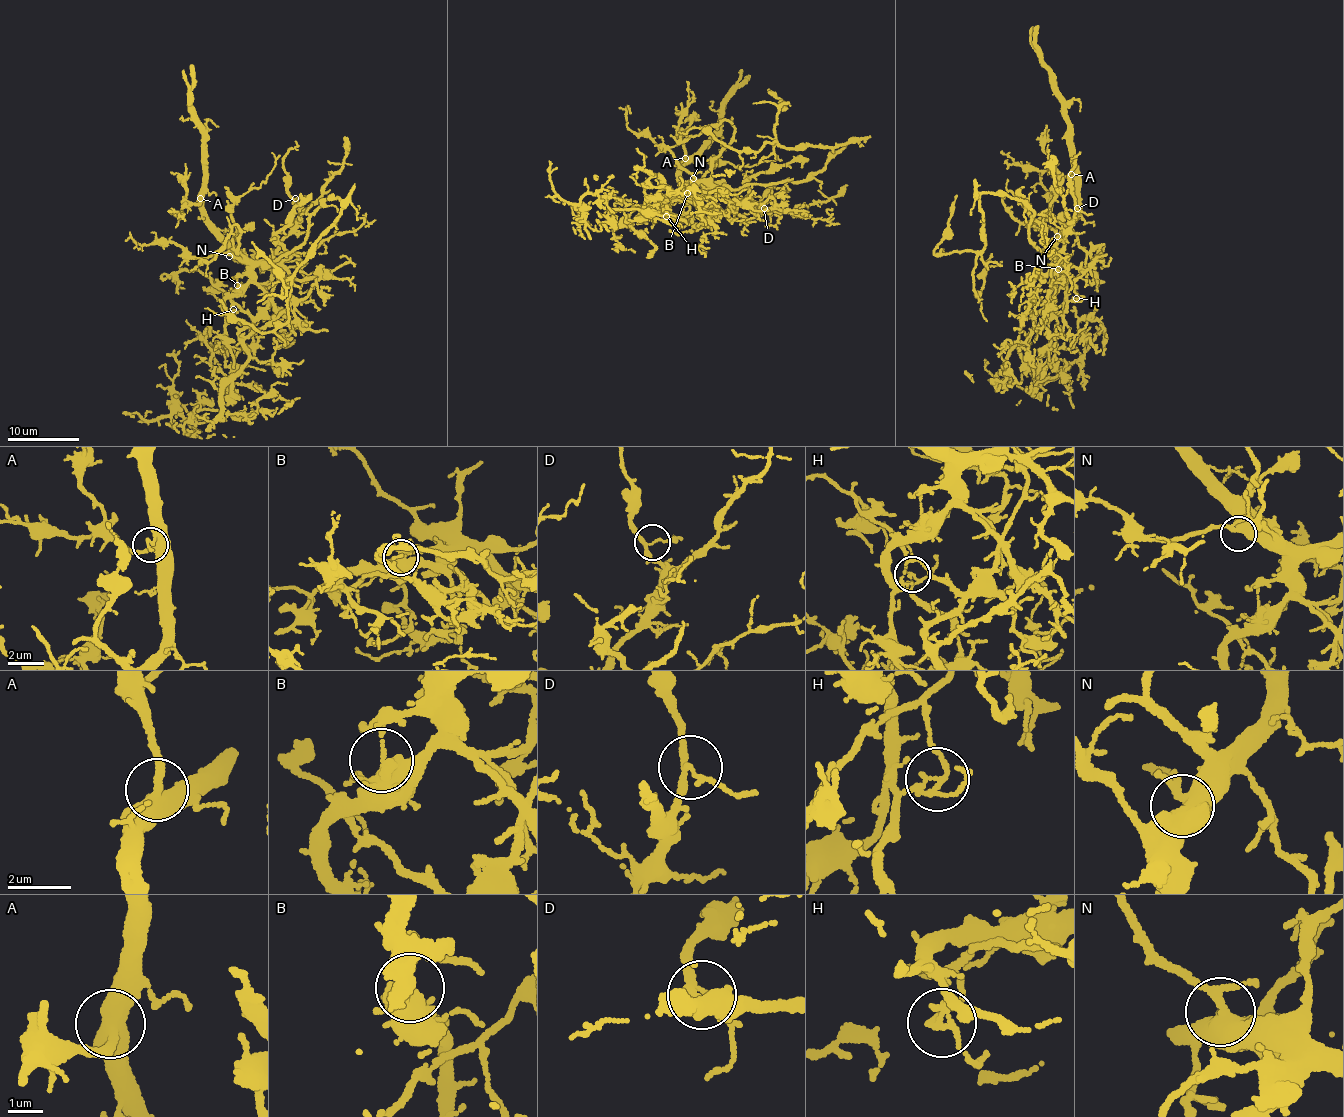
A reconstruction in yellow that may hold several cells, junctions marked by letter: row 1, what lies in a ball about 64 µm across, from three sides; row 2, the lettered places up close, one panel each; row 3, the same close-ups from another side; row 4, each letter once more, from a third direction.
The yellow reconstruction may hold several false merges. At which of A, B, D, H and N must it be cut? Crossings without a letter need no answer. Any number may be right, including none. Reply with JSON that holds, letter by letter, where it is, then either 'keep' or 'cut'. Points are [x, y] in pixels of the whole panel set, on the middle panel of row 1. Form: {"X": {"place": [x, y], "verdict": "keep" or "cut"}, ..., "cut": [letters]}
{"A": {"place": [685, 158], "verdict": "keep"}, "B": {"place": [687, 193], "verdict": "cut"}, "D": {"place": [764, 208], "verdict": "keep"}, "H": {"place": [666, 216], "verdict": "cut"}, "N": {"place": [693, 178], "verdict": "keep"}, "cut": ["B", "H"]}

